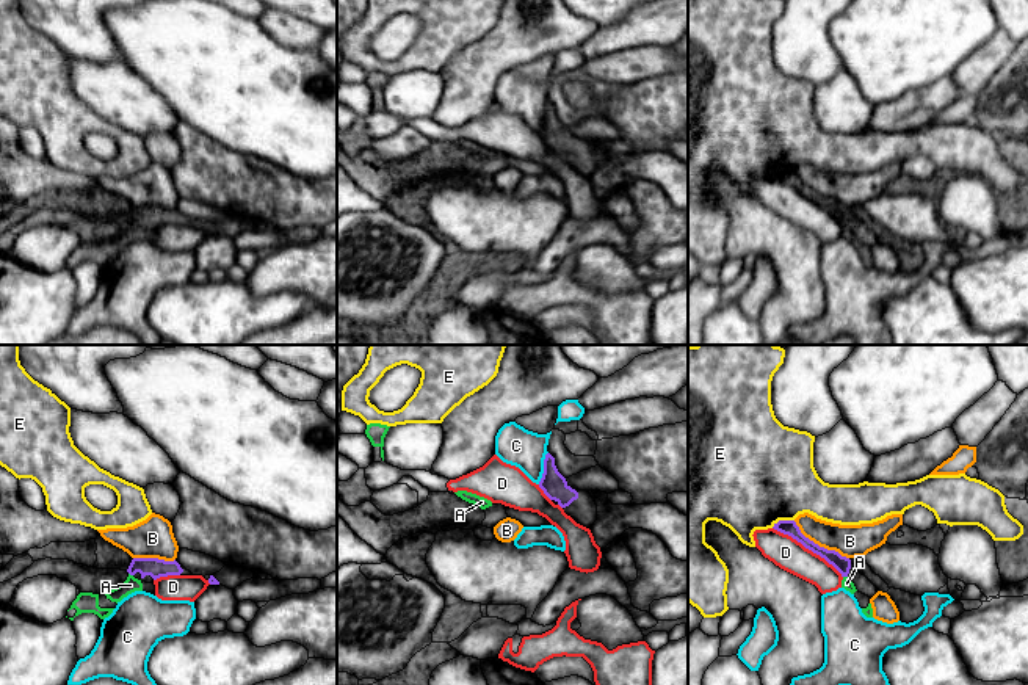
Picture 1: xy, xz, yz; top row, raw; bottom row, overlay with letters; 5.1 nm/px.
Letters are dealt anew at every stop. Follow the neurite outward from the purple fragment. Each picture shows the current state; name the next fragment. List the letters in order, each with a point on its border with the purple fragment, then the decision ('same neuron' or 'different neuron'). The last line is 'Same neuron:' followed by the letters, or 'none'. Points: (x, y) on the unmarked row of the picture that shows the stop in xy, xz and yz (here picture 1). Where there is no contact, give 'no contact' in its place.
A: contact xy (130, 223); different neuron
B: contact yz (818, 195); different neuron
C: contact xz (544, 116); different neuron
D: contact yz (809, 198); different neuron
E: contact yz (782, 170); different neuron
Same neuron: none

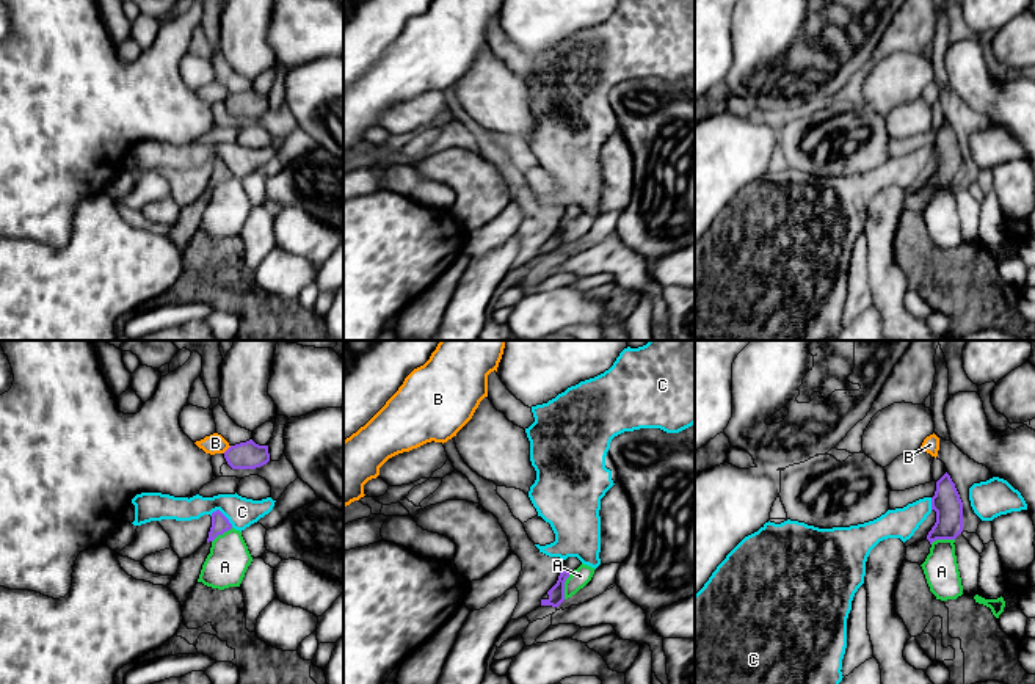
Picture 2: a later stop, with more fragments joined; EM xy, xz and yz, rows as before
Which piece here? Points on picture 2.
A: contact xz (563, 234); different neuron
B: contact xy (228, 98); different neuron
C: contact xy (223, 163); different neuron
Same neuron: none

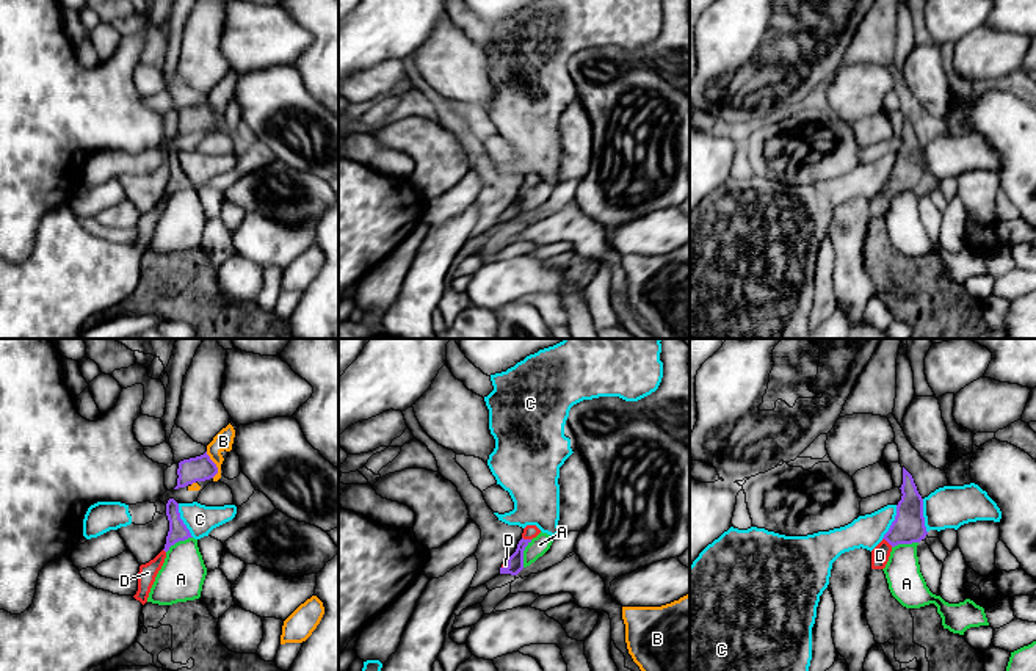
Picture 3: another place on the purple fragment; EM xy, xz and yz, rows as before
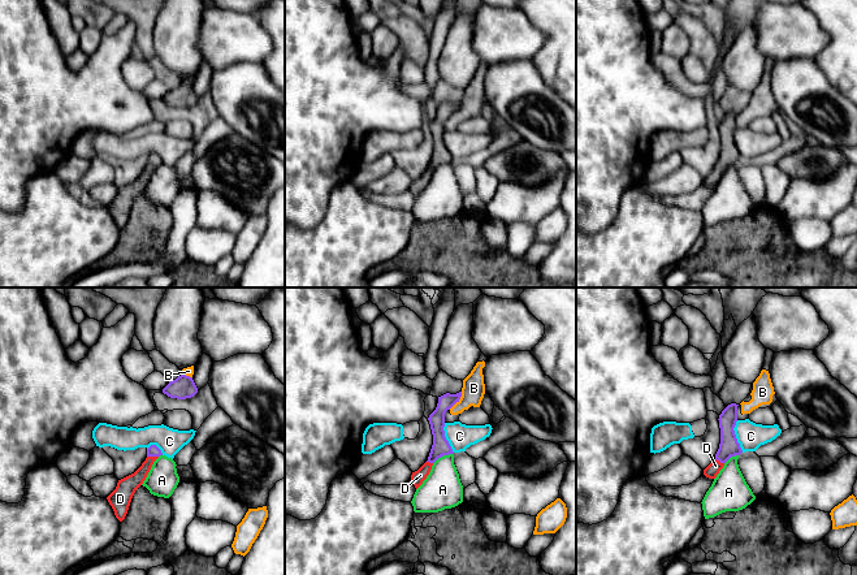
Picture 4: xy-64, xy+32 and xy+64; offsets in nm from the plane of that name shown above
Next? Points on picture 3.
A: contact xz (522, 203); different neuron
B: contact xy (215, 113); different neuron
C: contact xy (182, 170); different neuron
D: contact yz (887, 190); same neuron
Same neuron: D

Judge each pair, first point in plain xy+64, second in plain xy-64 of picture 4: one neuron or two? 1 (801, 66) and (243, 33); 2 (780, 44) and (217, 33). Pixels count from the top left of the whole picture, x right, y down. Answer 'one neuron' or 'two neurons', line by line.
1: two neurons
2: one neuron

